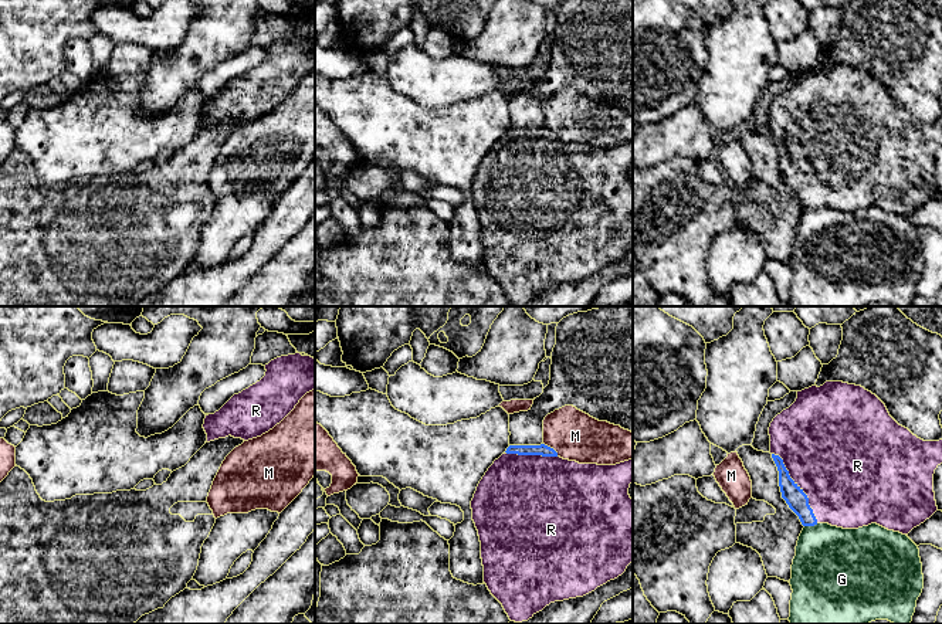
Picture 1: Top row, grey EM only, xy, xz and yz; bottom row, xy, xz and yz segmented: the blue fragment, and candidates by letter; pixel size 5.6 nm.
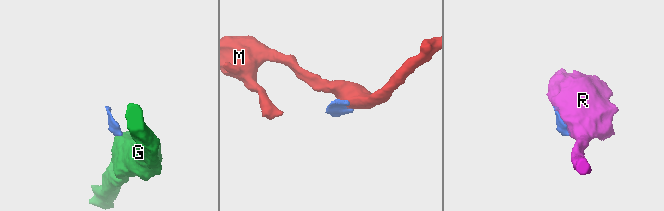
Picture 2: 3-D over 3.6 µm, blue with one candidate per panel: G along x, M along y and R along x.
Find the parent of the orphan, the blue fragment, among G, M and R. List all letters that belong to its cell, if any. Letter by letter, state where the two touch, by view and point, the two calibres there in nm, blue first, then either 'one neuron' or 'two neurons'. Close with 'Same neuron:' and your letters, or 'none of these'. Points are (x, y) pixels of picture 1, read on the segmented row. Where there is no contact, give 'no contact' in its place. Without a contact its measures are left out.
G: contact yz (810, 525); calibres 120 and 420 nm; two neurons
M: contact xz (552, 448); calibres 70 and 280 nm; two neurons
R: contact yz (798, 487); calibres 120 and 480 nm; one neuron
Same neuron: R

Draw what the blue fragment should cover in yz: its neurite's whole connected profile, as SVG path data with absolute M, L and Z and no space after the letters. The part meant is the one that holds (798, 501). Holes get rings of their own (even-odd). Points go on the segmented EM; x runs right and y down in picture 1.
M826 381L797 391L796 401L777 414L769 427L770 454L779 471L782 498L803 526L829 523L858 529L877 523L888 530L908 535L936 511L933 474L942 464L942 440L924 441L899 425L885 404L861 386Z

